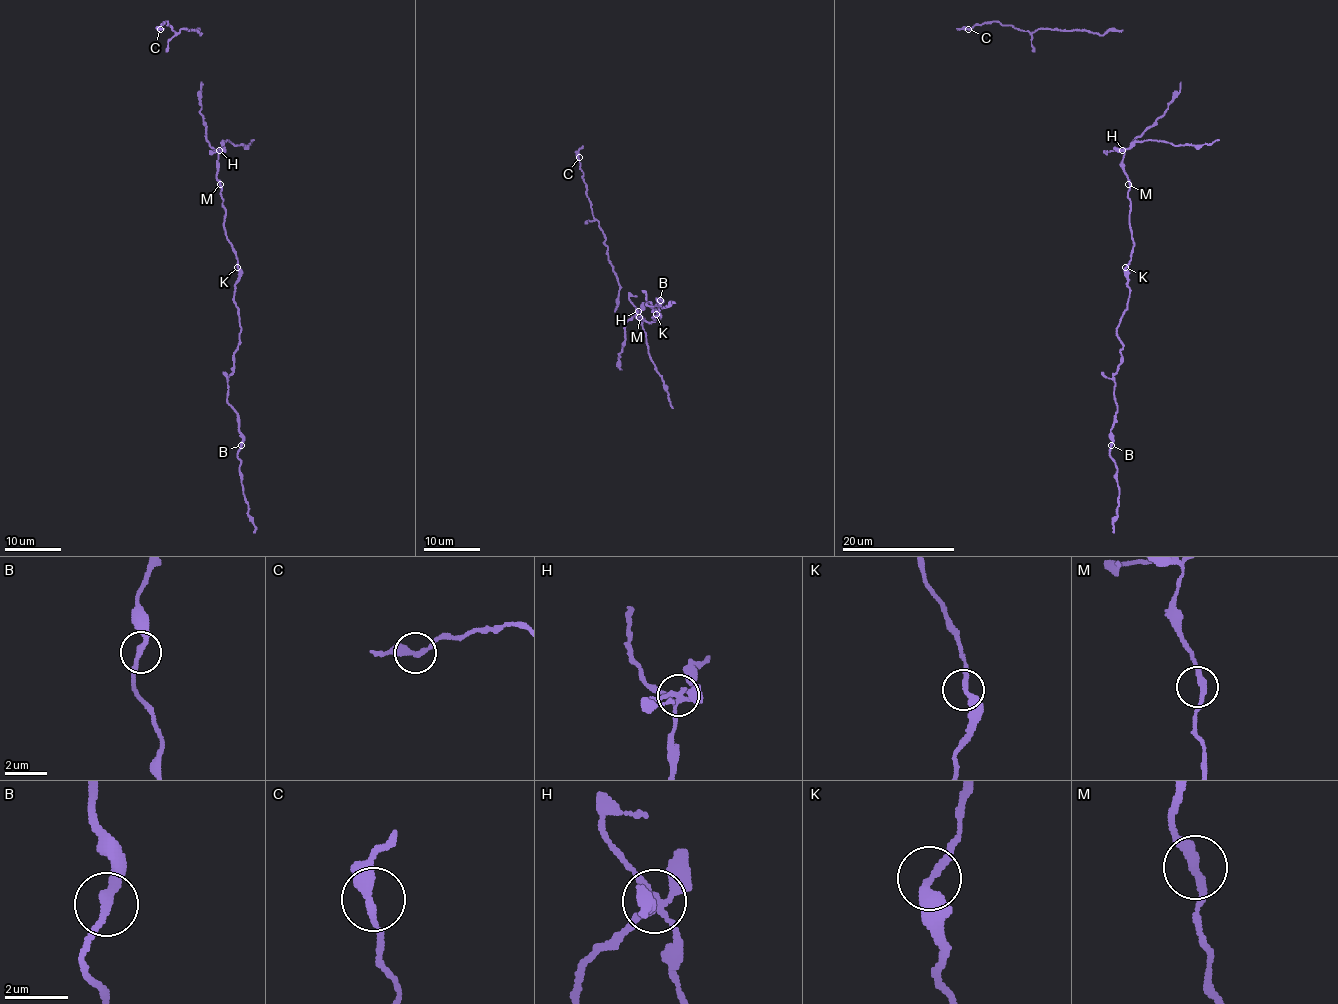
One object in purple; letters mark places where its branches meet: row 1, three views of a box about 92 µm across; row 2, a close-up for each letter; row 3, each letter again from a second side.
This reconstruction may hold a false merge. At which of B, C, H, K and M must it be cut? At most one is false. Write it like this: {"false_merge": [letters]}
{"false_merge": ["H"]}

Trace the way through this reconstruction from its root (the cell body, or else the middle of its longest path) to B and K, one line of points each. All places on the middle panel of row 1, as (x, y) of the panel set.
B: (639, 319), (650, 323), (654, 320), (660, 306), (657, 312), (646, 303), (654, 306), (660, 300)
K: (639, 319), (650, 323), (656, 314)

